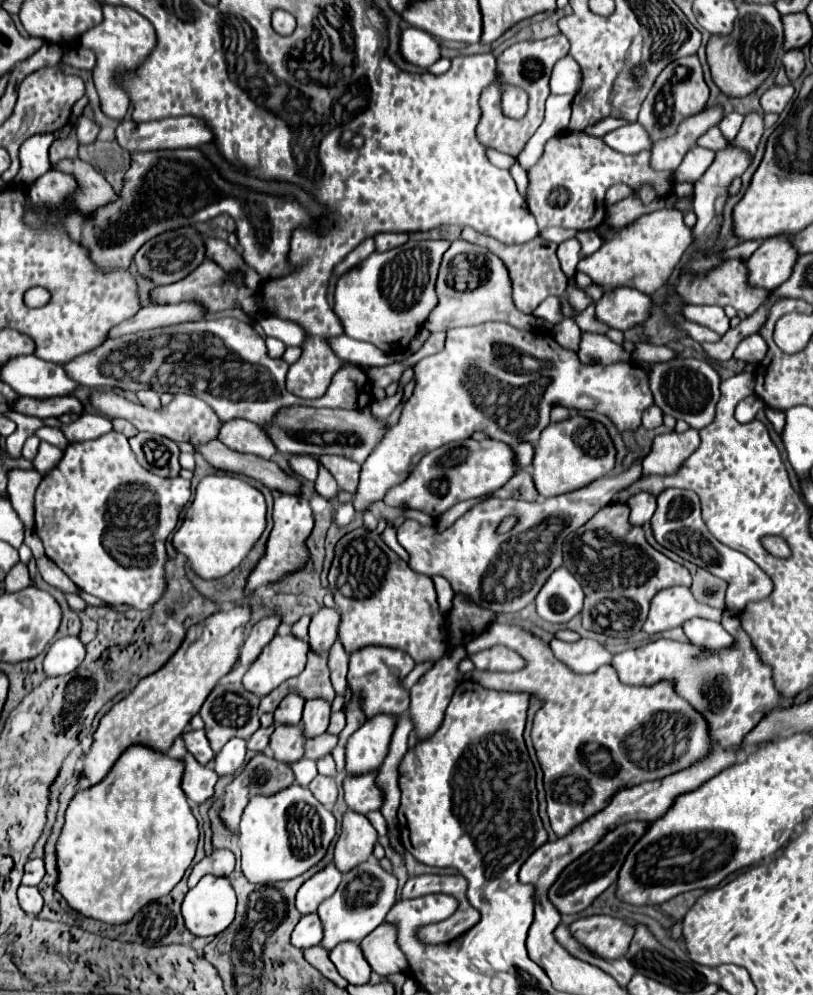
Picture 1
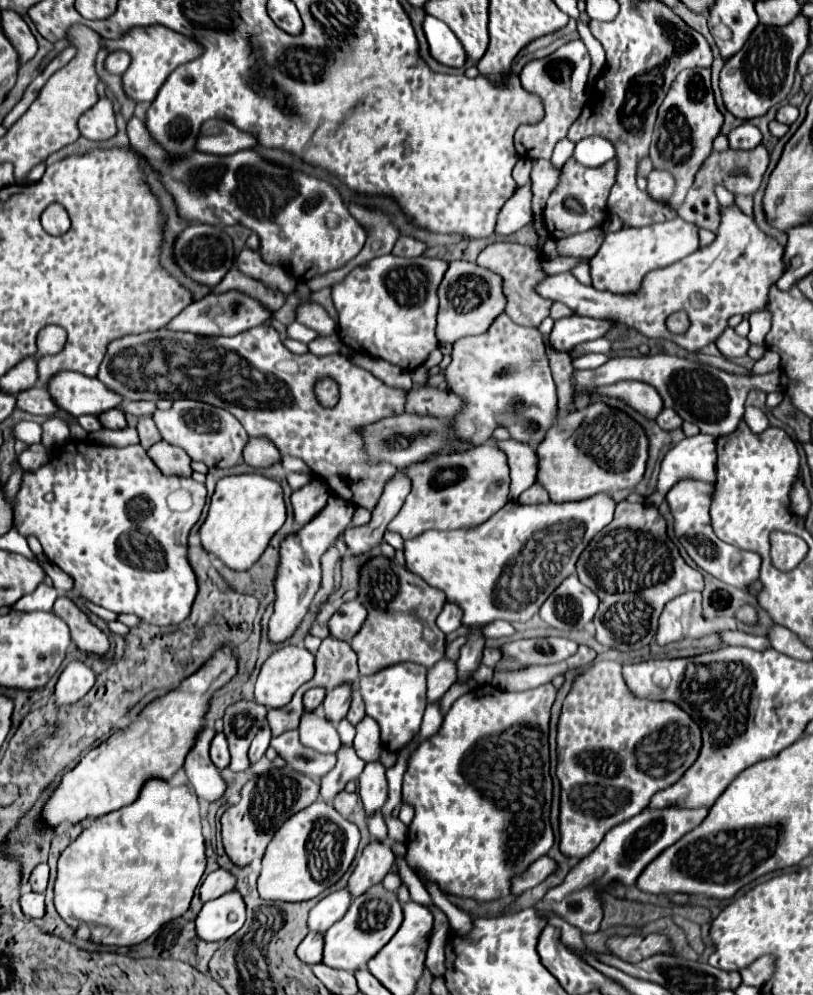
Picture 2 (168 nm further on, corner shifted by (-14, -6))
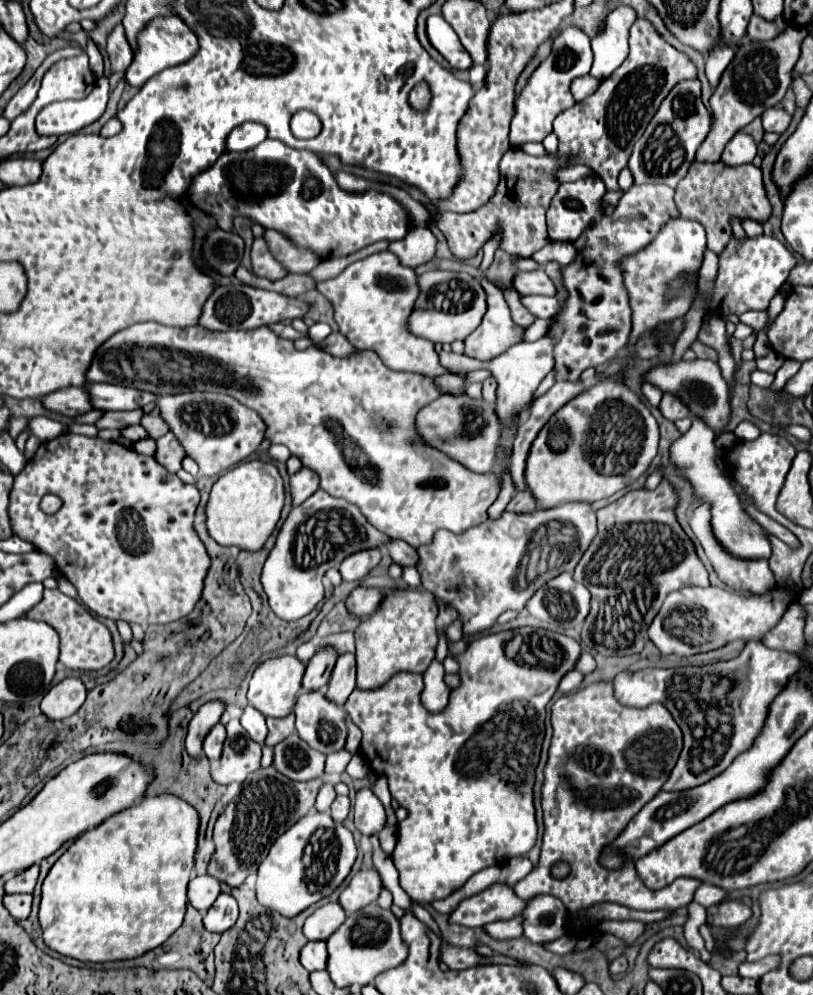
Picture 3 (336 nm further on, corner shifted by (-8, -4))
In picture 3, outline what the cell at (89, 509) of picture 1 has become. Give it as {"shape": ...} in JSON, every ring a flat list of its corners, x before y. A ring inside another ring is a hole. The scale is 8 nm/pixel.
{"shape":[[64,433,48,443,42,443,36,451,36,455,26,463,24,471,20,475,14,477,14,489,10,493,10,517,12,517,12,529,18,537,24,537,24,541,30,541,38,551,48,553,56,565,58,571,64,573,68,577,68,581,72,581,78,589,80,601,94,611,100,617,108,617,114,621,126,621,126,623,140,623,140,625,152,625,152,623,172,623,178,621,182,617,186,617,188,613,192,613,192,609,196,607,196,603,202,597,202,589,204,589,204,579,210,571,212,559,204,547,204,543,200,541,200,537,196,537,198,533,194,531,194,511,200,503,200,493,194,485,186,485,182,483,174,473,164,471,164,467,154,459,154,457,144,457,138,455,134,449,126,449,120,443,104,443,100,437,84,437,84,435,76,435,76,433],[46,493,56,493,64,503,60,507,60,511,56,515,46,515,40,509,40,495]]}

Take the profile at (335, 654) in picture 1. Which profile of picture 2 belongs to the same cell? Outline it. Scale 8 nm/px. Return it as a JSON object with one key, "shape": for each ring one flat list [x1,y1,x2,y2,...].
{"shape":[[352,683,352,705,350,705,346,719,350,719,350,723,356,725,362,717,364,717,364,703,362,703,362,695,360,695,360,687,358,687,358,683]]}

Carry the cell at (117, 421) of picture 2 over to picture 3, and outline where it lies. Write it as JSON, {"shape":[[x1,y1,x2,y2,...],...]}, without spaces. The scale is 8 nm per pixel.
{"shape":[[130,425,128,429,124,429,124,431,122,431,122,435,124,435,124,437,128,437,128,439,132,439,132,441,148,439,148,433,146,433,146,429,144,429,142,425]]}

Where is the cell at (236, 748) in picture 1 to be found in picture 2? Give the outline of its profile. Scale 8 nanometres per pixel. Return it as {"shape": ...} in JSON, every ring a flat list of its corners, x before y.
{"shape":[[264,727,256,737,254,737,254,741,252,741,252,745,250,745,250,749,248,749,248,757,250,757,250,765,254,765,264,753,266,753,266,749,268,749,268,743,270,743,270,739,272,739,272,733,270,733,270,729,268,727]]}

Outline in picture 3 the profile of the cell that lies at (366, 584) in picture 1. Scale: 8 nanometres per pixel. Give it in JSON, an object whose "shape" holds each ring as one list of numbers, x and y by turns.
{"shape":[[400,589,394,595,388,595,380,609,370,615,356,629,356,687,358,689,378,689,394,673,424,673,434,659,438,645,436,615,438,609,428,607,428,597,432,593,420,593,414,589]]}

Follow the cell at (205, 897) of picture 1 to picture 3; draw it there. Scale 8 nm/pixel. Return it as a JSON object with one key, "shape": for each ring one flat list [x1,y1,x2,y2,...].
{"shape":[[220,893,204,917,204,927,212,933,224,933,236,923,236,919,238,919,236,899,228,893]]}

